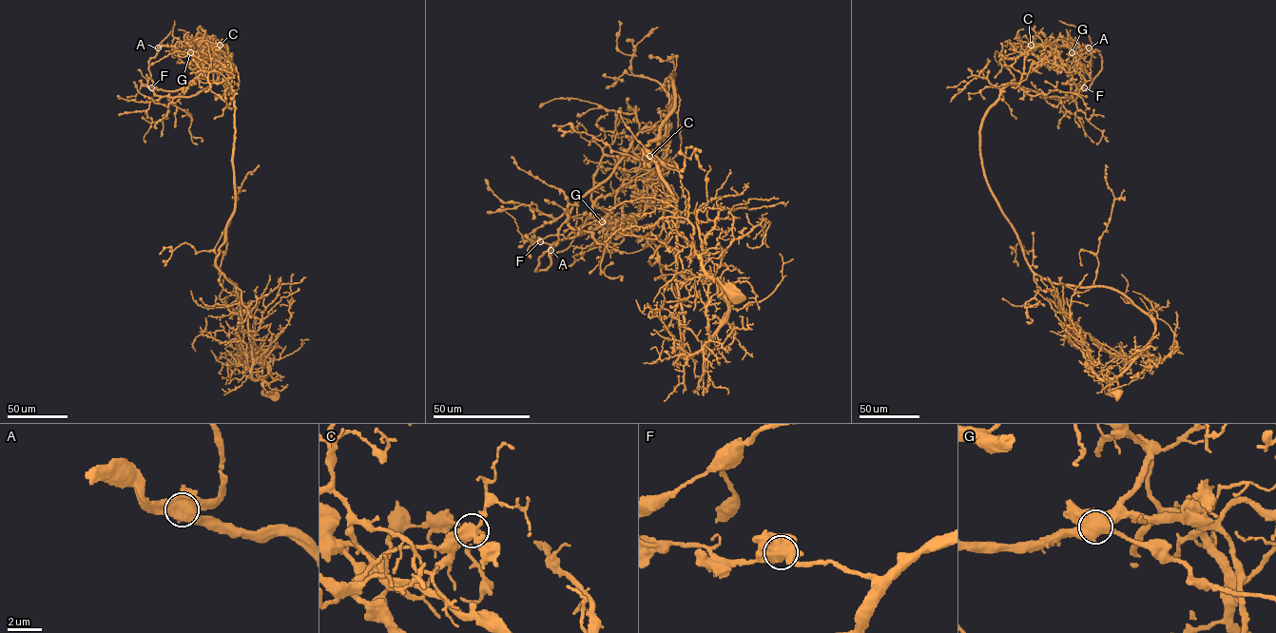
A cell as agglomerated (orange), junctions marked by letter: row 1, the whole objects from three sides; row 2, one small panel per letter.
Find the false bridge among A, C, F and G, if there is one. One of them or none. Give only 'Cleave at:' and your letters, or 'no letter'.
Cleave at: G

